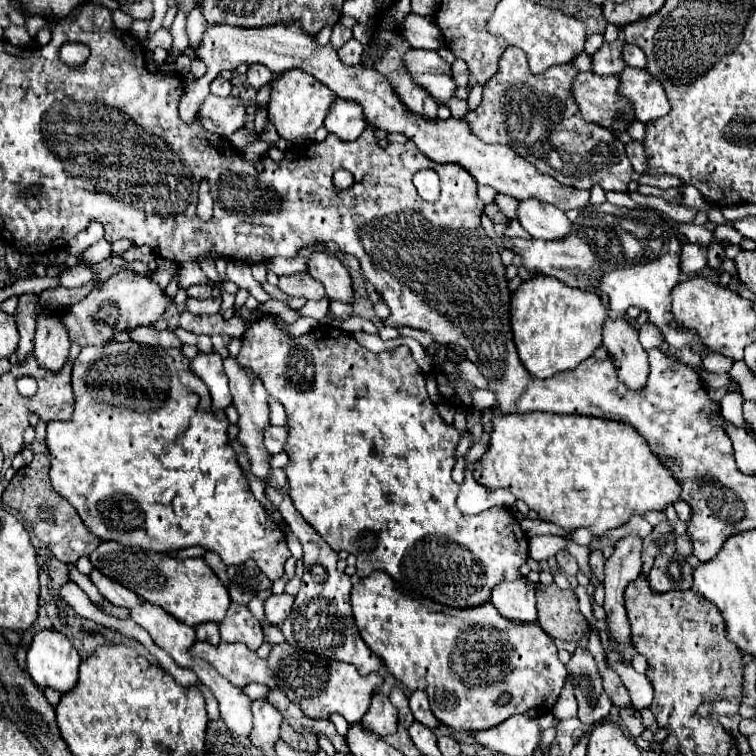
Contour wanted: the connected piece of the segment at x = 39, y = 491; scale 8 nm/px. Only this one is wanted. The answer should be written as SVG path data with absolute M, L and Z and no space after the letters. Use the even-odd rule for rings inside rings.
M34 455L32 463L22 467L14 475L14 479L10 481L10 485L6 487L6 491L2 495L2 501L4 501L4 505L20 511L24 521L28 521L34 527L34 535L42 543L48 545L48 549L54 553L54 557L58 561L76 563L80 557L90 555L100 545L100 539L86 529L86 525L78 517L76 509L54 491L54 487L50 485L48 471L50 471L48 455Z

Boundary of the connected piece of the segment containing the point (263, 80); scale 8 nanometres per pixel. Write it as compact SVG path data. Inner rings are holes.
M250 65L250 69L248 69L248 75L246 75L246 77L248 77L248 79L246 79L246 83L248 83L250 87L260 89L262 85L266 85L266 83L270 81L272 73L270 73L266 67L262 67L262 65Z

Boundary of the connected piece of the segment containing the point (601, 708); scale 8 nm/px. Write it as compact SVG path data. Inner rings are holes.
M578 647L568 663L568 671L576 681L574 693L578 701L578 719L584 725L594 725L608 715L612 701L602 689L602 679L596 671L594 661L584 661L588 657L588 651L584 647Z

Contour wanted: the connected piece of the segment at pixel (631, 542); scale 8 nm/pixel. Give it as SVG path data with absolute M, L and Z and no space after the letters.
M630 535L630 537L618 541L614 555L604 565L604 589L606 589L604 609L608 615L608 627L610 627L610 635L614 637L616 651L624 653L624 661L628 661L628 657L636 653L636 649L630 641L630 625L628 625L628 617L626 617L626 609L624 609L624 589L630 581L634 581L640 575L640 567L642 567L640 551L642 551L642 539L636 535Z

